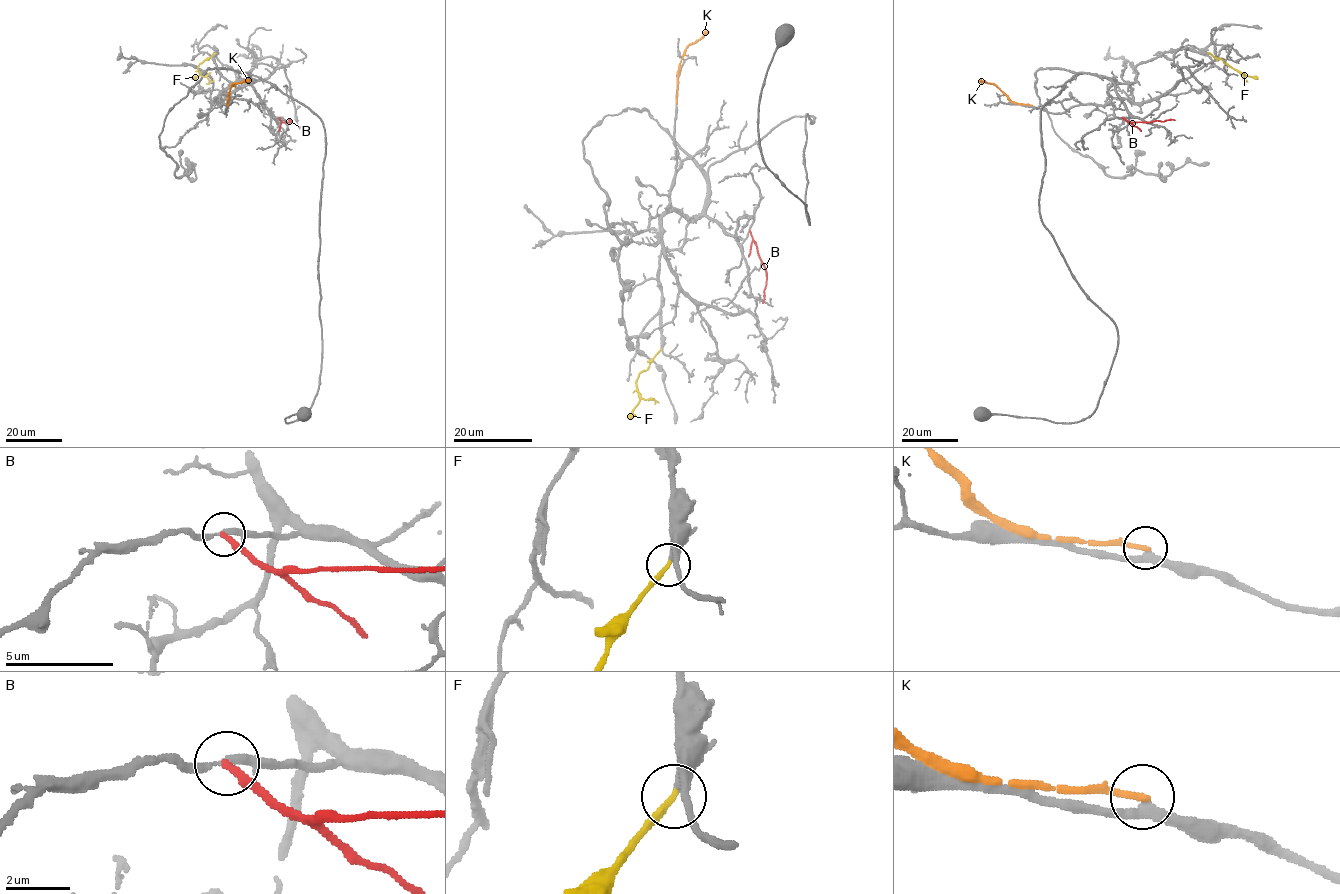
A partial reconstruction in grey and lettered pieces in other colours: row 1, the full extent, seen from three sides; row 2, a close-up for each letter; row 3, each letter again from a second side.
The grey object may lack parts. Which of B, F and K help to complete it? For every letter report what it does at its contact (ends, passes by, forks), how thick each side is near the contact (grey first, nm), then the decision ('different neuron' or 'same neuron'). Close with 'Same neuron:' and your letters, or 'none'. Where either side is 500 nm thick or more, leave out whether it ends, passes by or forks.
B: it ends there; 220 nm thick on the grey side, 280 nm on the other; different neuron
F: it ends there; 300 nm thick on the grey side, 240 nm on the other; same neuron
K: it ends there; 240 nm thick on the grey side, 220 nm on the other; different neuron
Same neuron: F

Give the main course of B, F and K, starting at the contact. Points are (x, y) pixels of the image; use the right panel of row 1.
B: (1122, 117), (1128, 122), (1174, 120)
F: (1208, 52), (1257, 79)
K: (1031, 105), (1014, 103), (993, 85), (979, 80)

